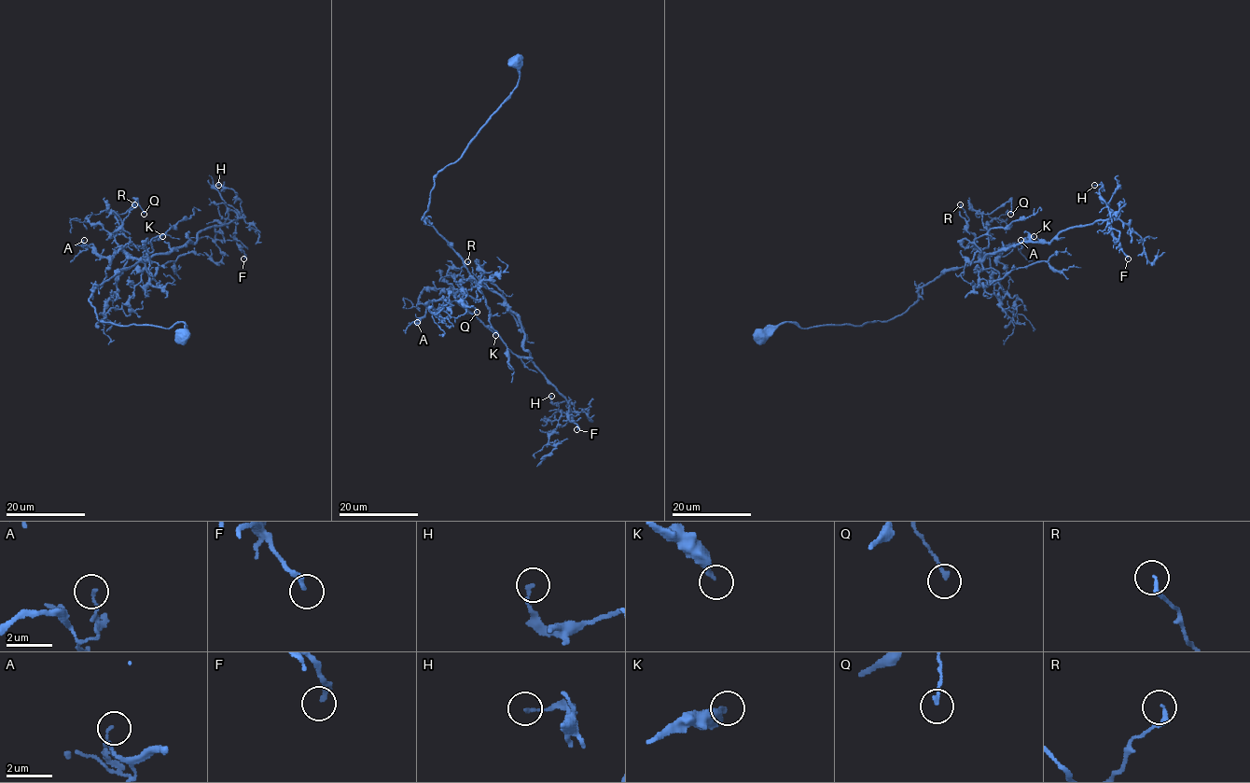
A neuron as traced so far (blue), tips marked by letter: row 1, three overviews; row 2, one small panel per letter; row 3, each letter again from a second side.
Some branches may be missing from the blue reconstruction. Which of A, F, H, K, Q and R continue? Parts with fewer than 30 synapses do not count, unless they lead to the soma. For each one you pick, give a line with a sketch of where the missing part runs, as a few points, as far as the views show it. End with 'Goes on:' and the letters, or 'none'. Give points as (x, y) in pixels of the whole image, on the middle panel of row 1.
K: course (495, 335), (514, 357), (511, 367), (505, 364), (501, 370), (495, 370)
Goes on: K

